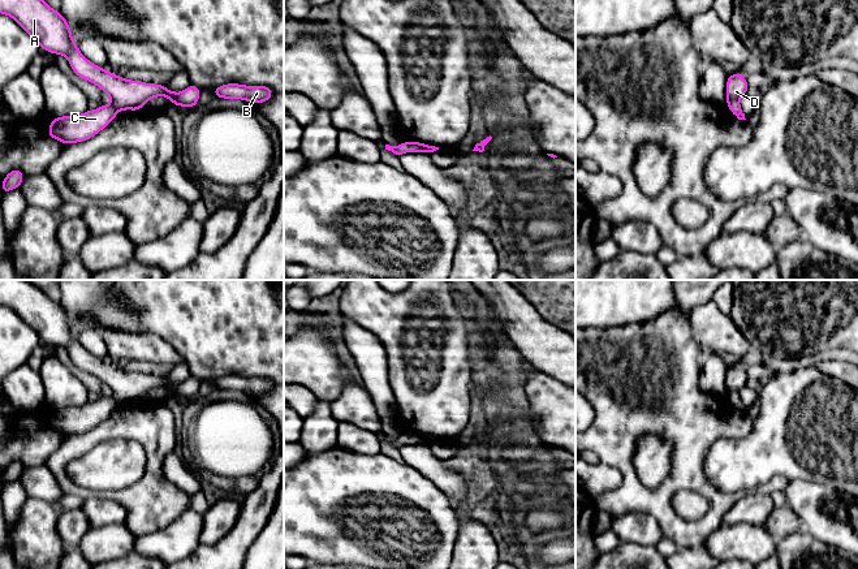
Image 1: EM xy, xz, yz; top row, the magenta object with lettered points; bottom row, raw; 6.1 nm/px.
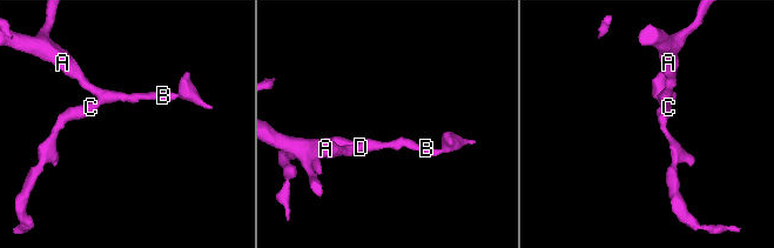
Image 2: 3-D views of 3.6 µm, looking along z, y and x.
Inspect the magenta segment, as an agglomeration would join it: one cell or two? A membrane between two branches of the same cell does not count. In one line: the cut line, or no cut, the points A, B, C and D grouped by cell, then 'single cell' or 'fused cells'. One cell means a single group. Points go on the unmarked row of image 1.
cut none; groups A B C D; single cell

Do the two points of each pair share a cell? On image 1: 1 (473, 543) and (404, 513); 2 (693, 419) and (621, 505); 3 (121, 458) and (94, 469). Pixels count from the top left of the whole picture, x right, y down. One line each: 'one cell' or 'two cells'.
1: two cells
2: one cell
3: one cell

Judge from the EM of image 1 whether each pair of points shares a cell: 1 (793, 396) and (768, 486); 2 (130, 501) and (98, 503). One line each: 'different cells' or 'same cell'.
1: different cells
2: different cells

